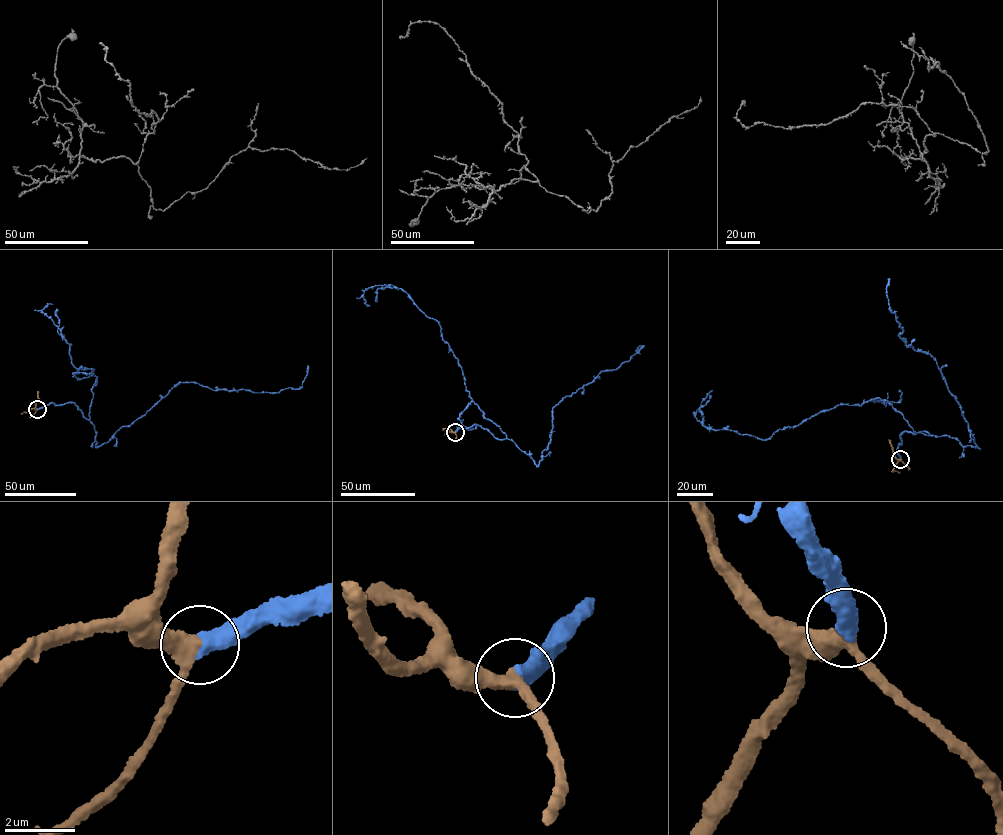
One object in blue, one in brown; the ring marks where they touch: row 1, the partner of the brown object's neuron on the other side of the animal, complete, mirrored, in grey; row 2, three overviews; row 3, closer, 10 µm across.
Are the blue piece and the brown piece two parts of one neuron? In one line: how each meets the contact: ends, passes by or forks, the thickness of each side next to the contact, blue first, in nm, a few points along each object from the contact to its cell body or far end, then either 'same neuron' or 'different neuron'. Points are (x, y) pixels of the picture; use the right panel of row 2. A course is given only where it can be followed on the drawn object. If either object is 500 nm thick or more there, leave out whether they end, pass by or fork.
500/360 nm | blue via (900, 459), (905, 431), (980, 449), (933, 357), (898, 335), (903, 331), (890, 310), (888, 278) | brown via (900, 459), (892, 471), (900, 472) | same neuron

